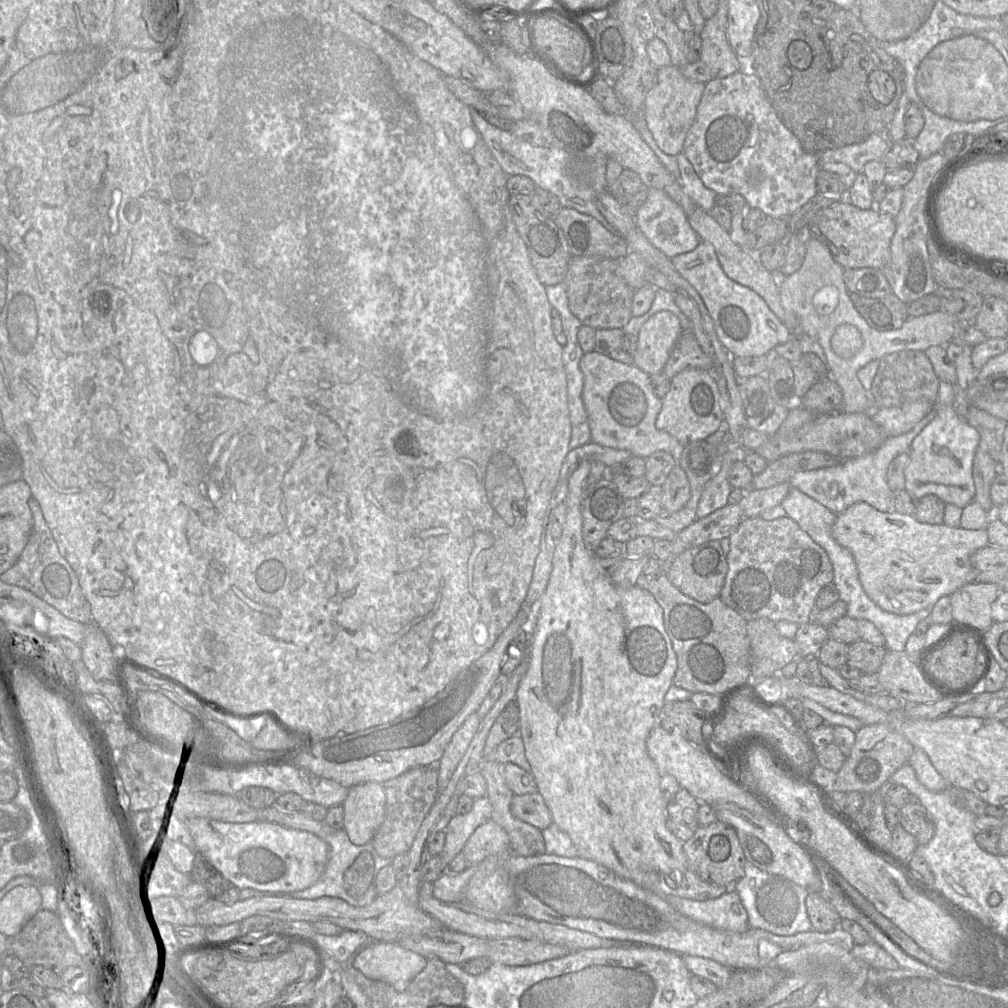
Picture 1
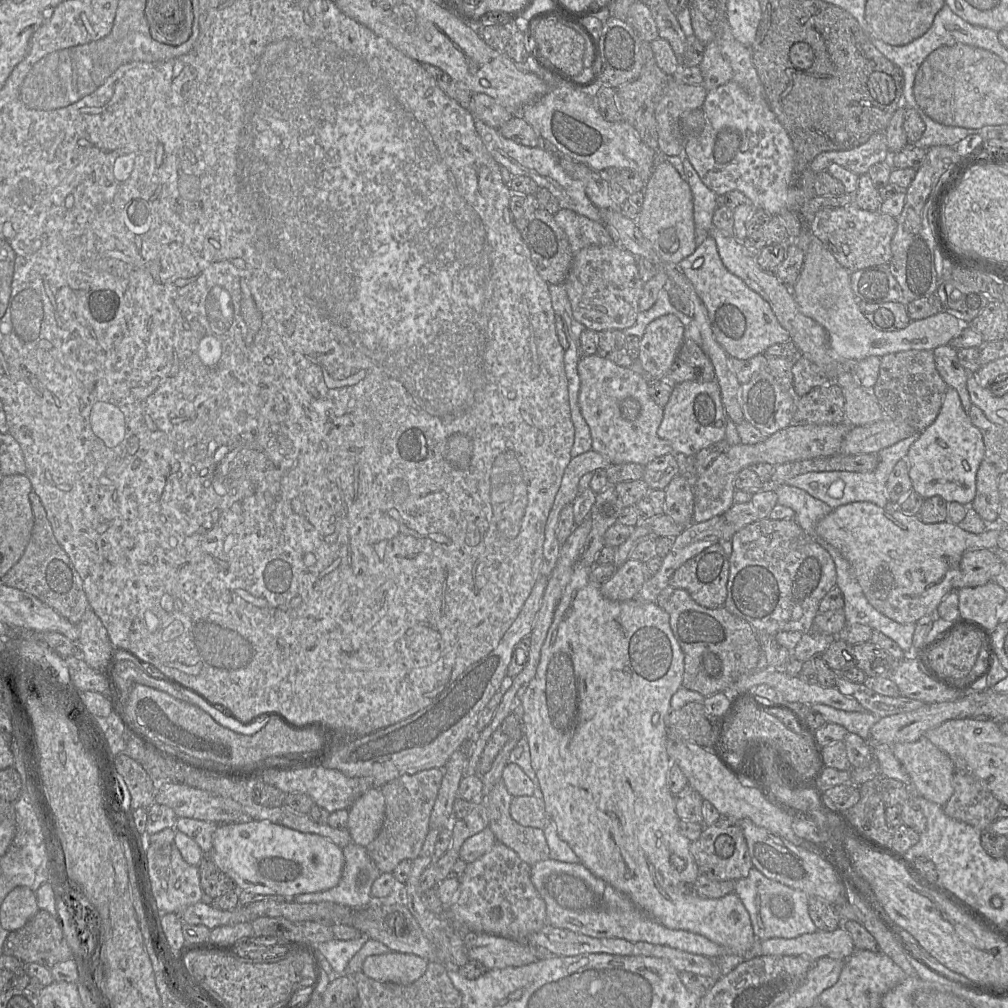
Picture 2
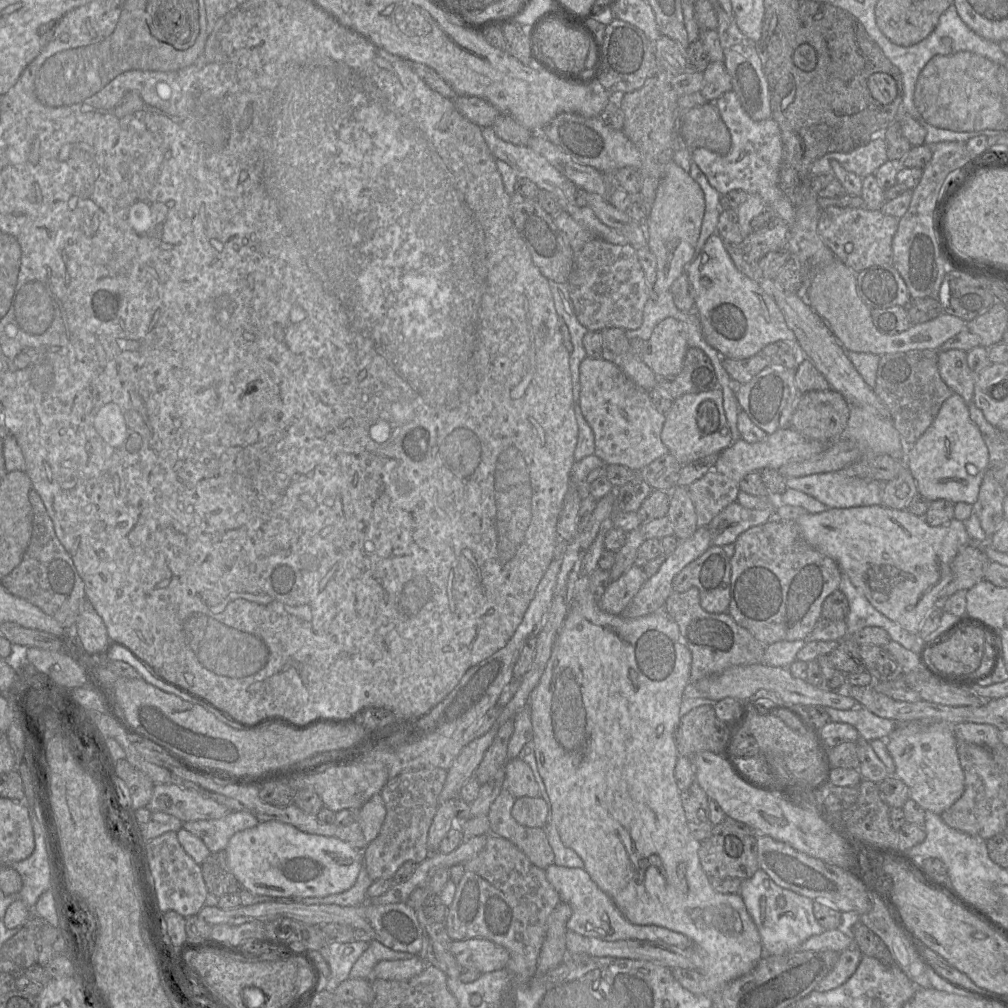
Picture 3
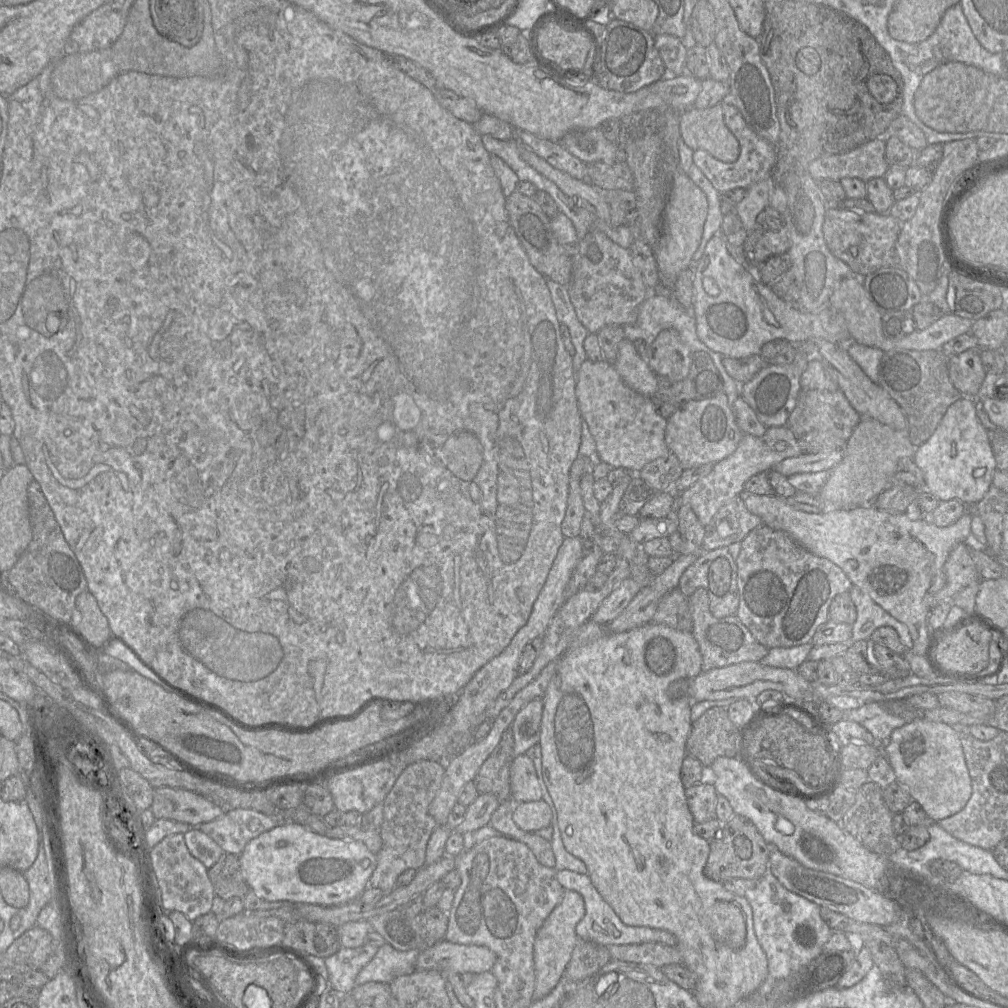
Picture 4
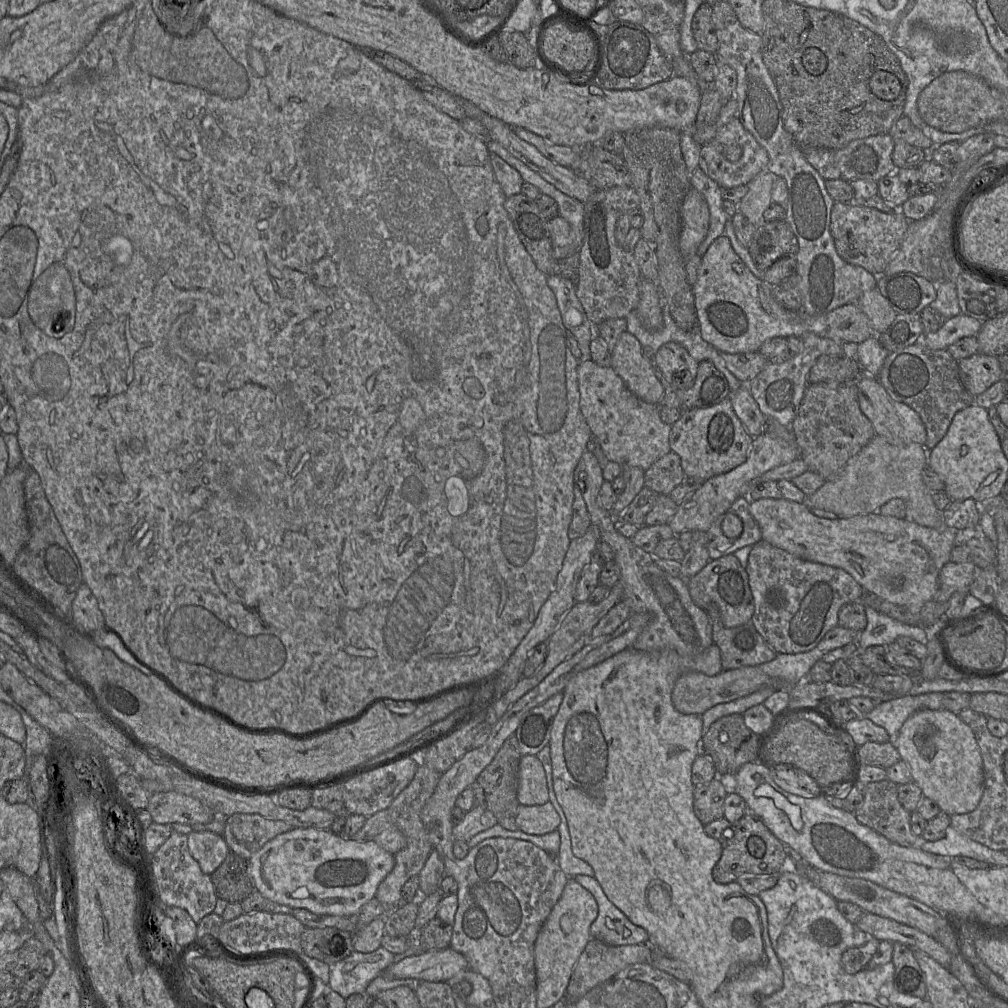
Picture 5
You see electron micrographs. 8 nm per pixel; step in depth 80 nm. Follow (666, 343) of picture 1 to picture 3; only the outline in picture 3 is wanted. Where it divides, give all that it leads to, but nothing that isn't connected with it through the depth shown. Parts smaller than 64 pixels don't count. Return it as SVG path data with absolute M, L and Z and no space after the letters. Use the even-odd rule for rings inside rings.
M665 318L654 328L645 343L641 360L656 377L673 378L681 371L688 349L683 323Z

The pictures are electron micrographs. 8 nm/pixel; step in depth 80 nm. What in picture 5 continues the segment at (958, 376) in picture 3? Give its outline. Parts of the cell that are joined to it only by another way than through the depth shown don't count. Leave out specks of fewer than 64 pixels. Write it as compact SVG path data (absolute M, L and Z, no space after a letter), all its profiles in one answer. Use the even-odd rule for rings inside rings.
M981 352L959 360L958 369L962 385L973 397L983 393L1002 379L998 357Z

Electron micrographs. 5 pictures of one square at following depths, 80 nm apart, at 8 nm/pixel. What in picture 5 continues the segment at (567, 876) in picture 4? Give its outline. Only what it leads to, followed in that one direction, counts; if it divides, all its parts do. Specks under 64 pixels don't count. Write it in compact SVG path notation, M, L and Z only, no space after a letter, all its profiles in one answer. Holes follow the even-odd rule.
M575 875L573 877L568 877L568 879L569 878L574 879L582 887L588 890L597 902L598 915L590 926L591 939L597 939L610 946L638 945L648 943L647 932L643 928L632 924L626 916L608 900L600 884L594 877Z

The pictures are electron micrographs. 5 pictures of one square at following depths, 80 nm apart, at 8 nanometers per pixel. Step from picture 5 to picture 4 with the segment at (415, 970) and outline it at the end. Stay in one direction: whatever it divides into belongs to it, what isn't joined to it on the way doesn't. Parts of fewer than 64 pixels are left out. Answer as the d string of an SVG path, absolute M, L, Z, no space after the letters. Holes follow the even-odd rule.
M443 939L420 951L415 970L479 974L490 971L495 962L495 953L485 946L456 944Z

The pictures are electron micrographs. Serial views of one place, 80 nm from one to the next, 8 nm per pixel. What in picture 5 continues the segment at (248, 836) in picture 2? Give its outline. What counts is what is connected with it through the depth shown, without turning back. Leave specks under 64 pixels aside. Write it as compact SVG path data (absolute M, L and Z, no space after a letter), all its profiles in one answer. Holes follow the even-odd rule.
M298 828L268 841L247 860L247 871L254 888L265 898L291 908L304 908L318 915L357 915L364 904L376 897L379 884L393 870L394 854L373 841L345 840L331 830Z

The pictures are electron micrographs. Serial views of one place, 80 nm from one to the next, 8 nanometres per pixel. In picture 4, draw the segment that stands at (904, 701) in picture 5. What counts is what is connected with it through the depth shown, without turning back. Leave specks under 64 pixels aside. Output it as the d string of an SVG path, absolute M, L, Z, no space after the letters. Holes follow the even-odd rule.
M871 702L859 708L844 711L842 720L858 723L869 731L877 744L888 741L893 730L906 724L906 720L890 713L880 702Z

